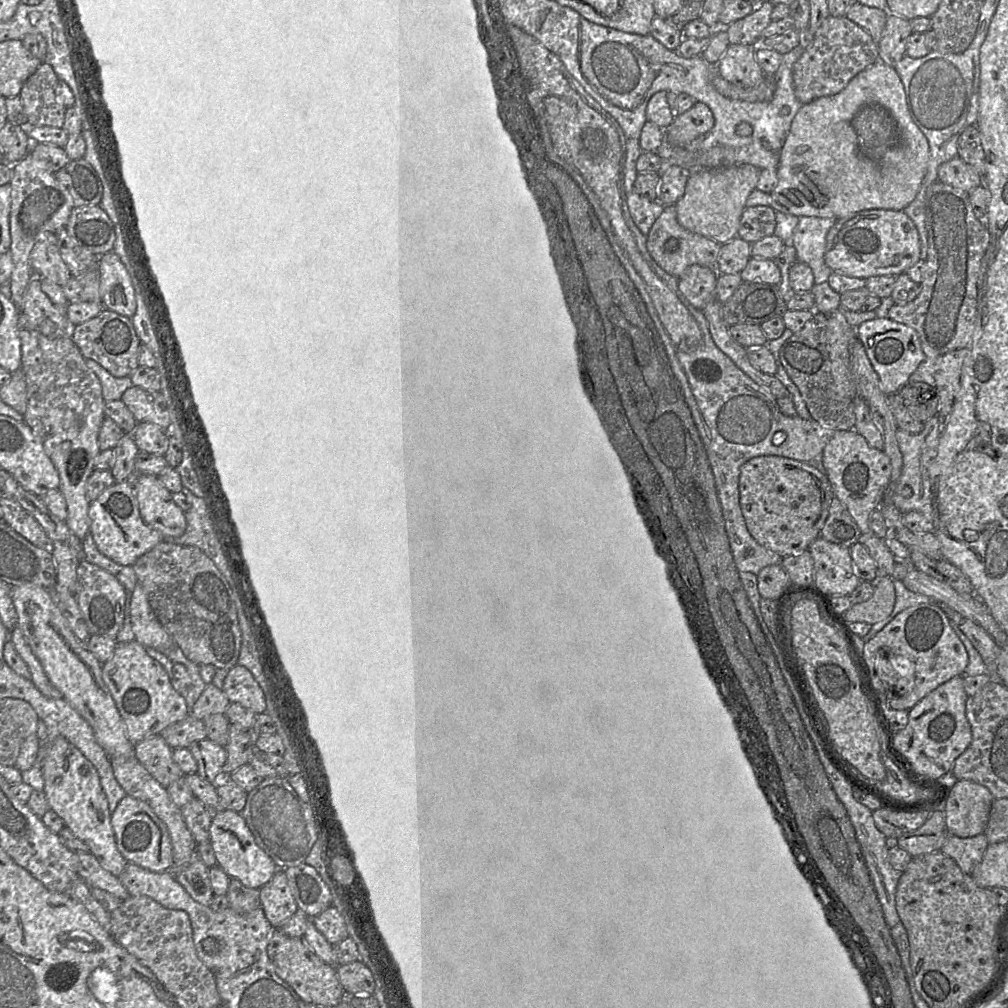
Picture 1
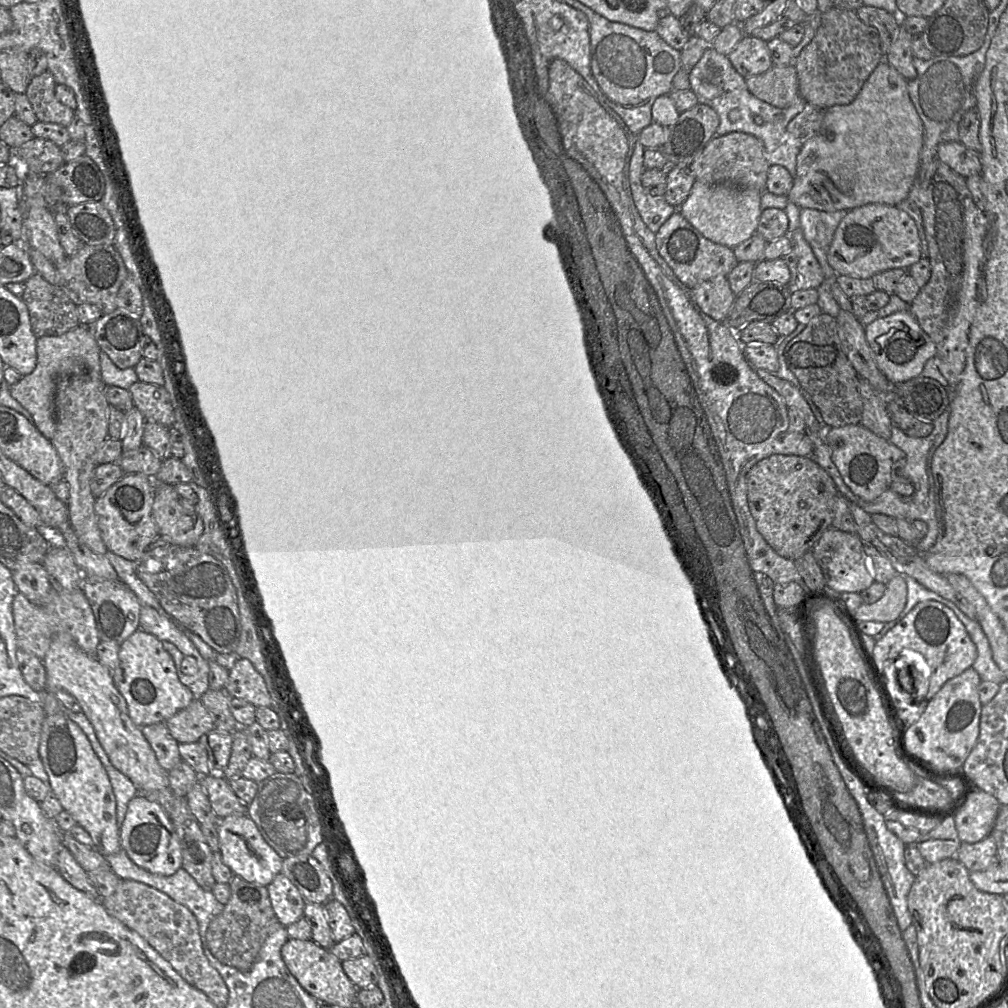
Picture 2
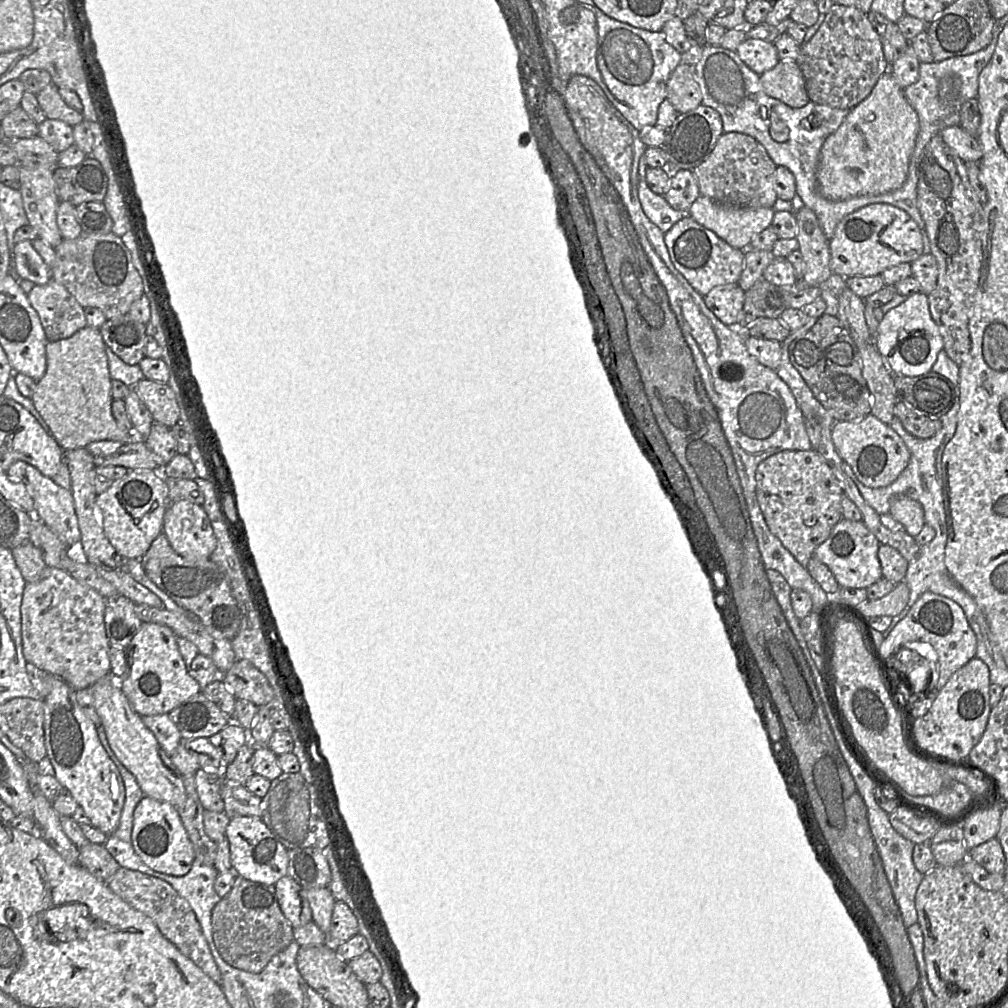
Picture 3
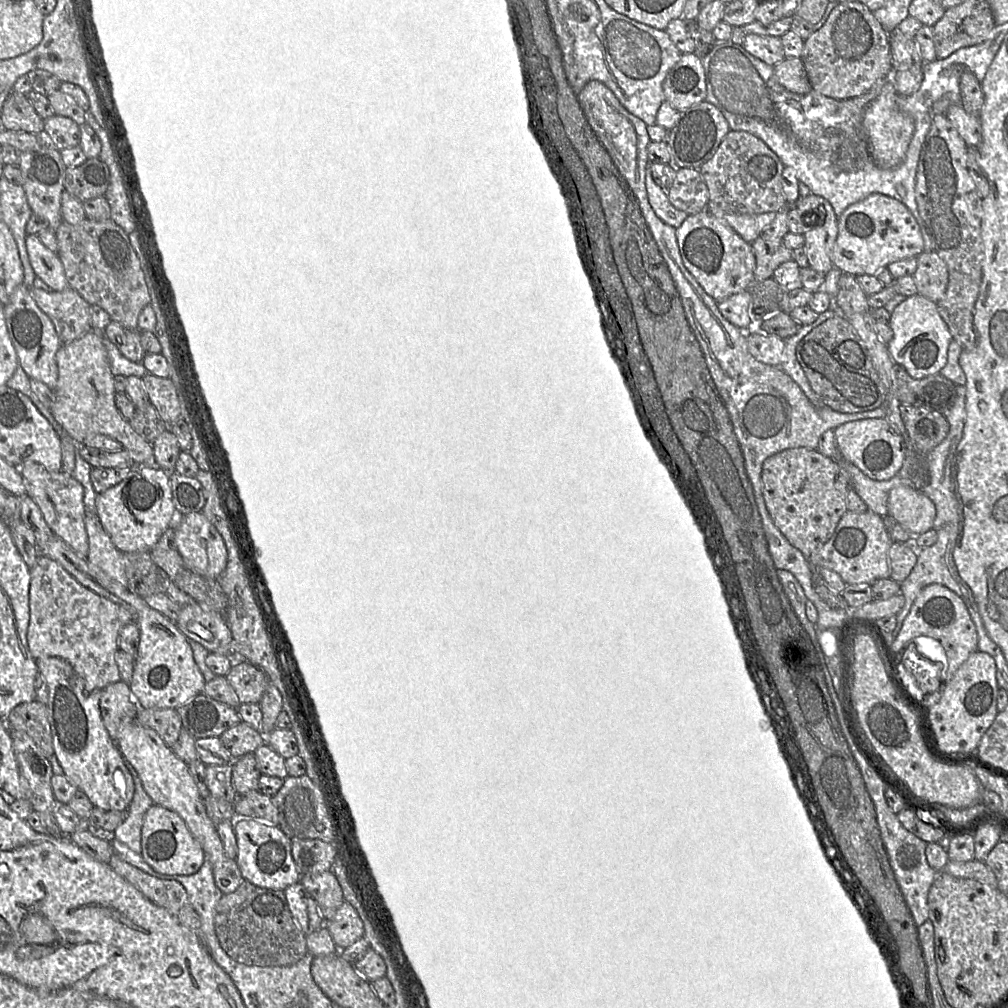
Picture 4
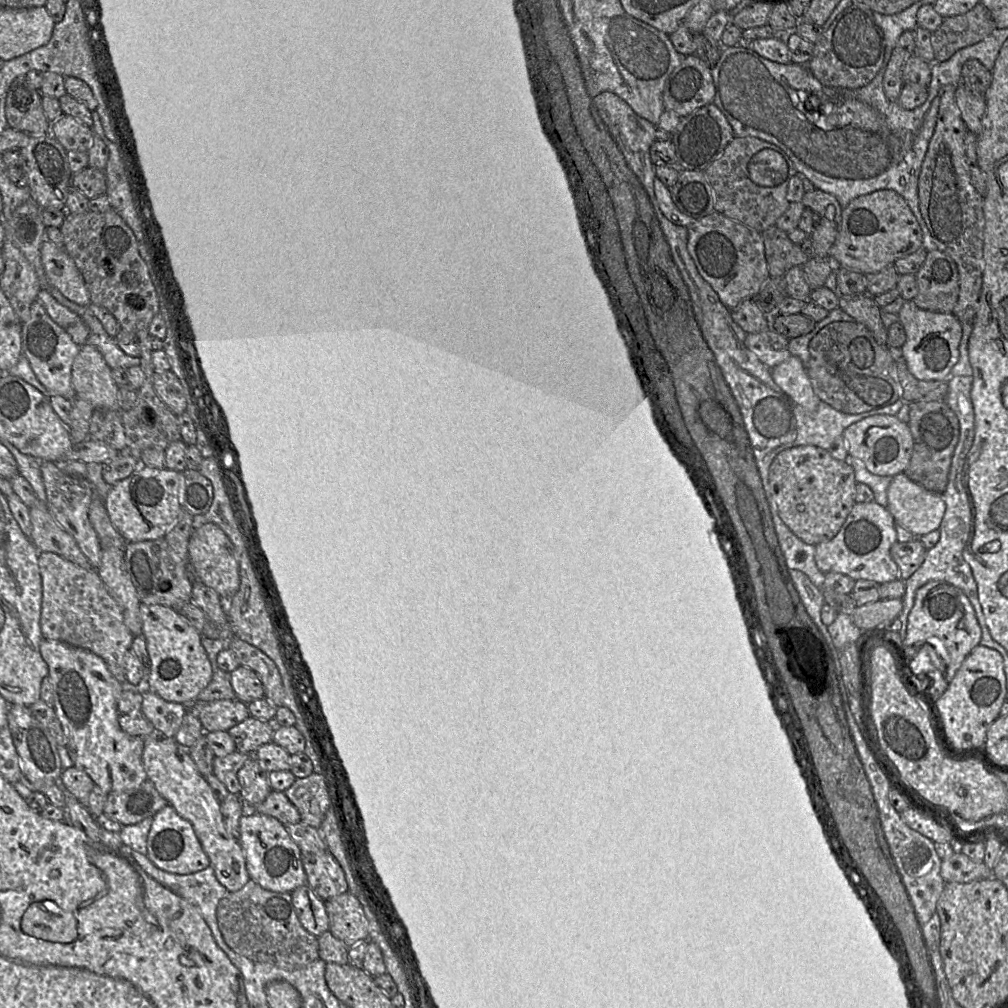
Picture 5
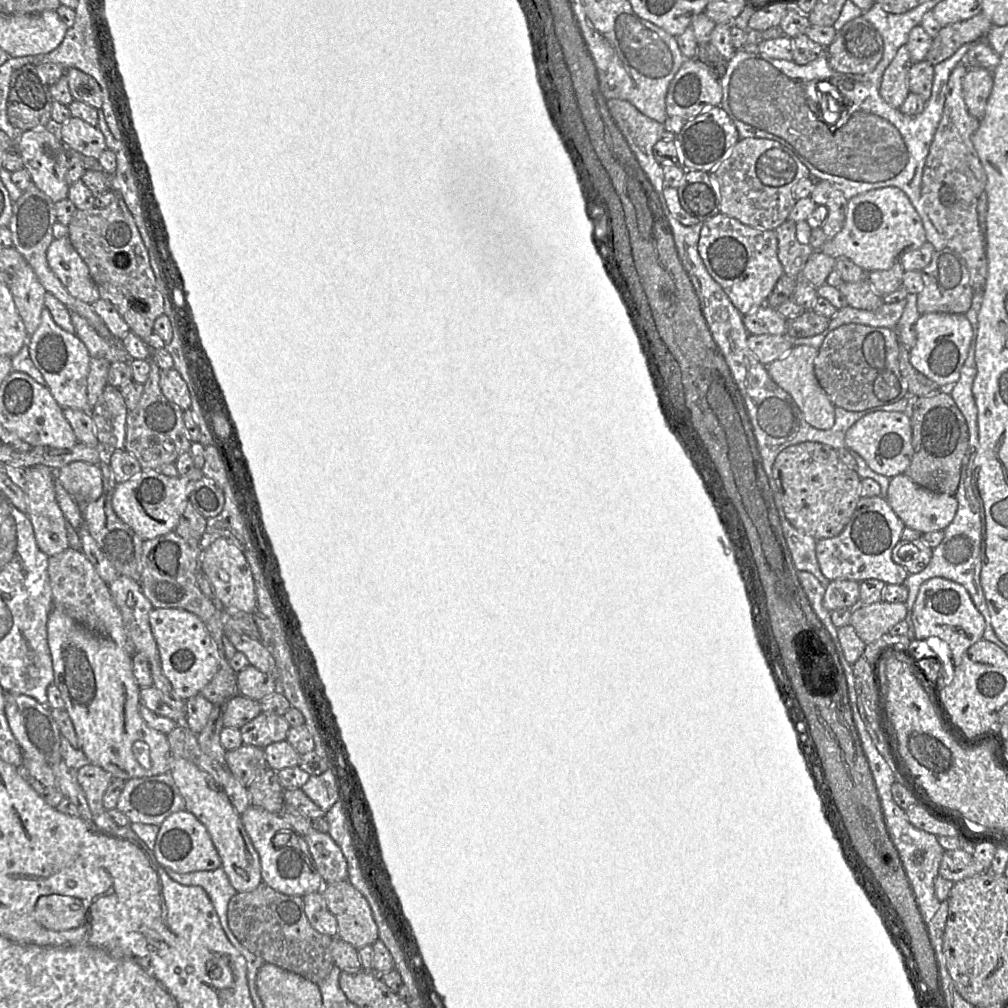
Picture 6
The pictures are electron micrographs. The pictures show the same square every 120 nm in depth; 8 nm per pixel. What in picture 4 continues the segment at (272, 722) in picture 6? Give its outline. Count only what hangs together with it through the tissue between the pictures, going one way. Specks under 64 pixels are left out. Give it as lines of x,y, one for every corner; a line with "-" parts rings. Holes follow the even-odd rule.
245,722
229,728
219,737
232,759
238,759
265,743
266,736

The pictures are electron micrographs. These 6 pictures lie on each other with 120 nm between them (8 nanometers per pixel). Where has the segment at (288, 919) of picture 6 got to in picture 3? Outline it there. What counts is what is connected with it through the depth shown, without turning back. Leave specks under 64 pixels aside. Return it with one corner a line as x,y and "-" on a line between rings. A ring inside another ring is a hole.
236,876
231,891
212,910
211,928
215,946
230,966
260,972
294,940
289,921
282,913
274,885
265,885

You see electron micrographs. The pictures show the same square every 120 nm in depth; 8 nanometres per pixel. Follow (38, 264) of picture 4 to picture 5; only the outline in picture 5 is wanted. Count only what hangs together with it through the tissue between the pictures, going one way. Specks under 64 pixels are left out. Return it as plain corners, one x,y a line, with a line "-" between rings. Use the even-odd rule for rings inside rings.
44,240
40,254
49,285
59,290
70,301
88,306
91,301
85,281
63,247

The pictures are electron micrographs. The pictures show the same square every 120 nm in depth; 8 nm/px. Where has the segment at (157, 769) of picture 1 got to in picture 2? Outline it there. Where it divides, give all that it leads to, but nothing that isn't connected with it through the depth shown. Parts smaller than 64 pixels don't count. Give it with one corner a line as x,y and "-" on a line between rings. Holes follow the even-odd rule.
166,722
150,724
141,728
143,735
155,752
160,766
167,772
171,771
181,760
178,745
173,738

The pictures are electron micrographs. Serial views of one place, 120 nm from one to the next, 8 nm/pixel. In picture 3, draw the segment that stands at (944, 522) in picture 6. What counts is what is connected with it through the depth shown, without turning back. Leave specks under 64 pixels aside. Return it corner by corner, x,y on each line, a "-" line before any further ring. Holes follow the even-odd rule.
894,495
891,498
889,513
904,526
905,532
912,537
916,537
925,525
921,503
906,495

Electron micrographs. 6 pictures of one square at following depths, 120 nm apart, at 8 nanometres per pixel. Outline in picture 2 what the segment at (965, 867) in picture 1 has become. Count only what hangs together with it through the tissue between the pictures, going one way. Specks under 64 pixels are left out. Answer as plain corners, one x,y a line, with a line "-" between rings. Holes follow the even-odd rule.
990,835
976,843
961,842
955,857
969,872
986,870
1001,863
995,840

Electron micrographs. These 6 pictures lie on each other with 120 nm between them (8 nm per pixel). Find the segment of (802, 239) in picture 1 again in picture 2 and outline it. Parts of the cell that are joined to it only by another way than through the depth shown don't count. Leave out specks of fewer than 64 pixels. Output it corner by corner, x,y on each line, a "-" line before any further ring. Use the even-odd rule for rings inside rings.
811,208
800,209
799,227
811,246
826,280
833,280
836,277
835,270
828,262
828,251
835,231
847,212
848,210
825,212

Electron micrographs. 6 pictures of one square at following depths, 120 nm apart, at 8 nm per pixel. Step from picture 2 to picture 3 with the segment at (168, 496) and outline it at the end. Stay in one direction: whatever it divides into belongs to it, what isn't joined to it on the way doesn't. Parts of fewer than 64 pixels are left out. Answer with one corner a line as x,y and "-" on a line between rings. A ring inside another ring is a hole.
188,500
170,502
163,518
164,533
173,550
188,559
210,559
216,548
216,537
211,522
201,505

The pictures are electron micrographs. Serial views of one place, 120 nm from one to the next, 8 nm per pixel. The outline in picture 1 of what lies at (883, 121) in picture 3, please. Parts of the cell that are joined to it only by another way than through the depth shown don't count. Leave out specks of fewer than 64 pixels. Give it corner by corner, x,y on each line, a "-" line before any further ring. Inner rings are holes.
878,60
854,76
841,92
802,104
791,122
779,153
778,182
770,193
770,206
775,211
797,217
834,219
871,209
904,210
917,196
928,170
928,162
929,143
910,115
901,78
894,67
-
870,104
881,105
887,109
899,131
899,143
889,149
880,160
870,159
862,153
852,126
855,115

